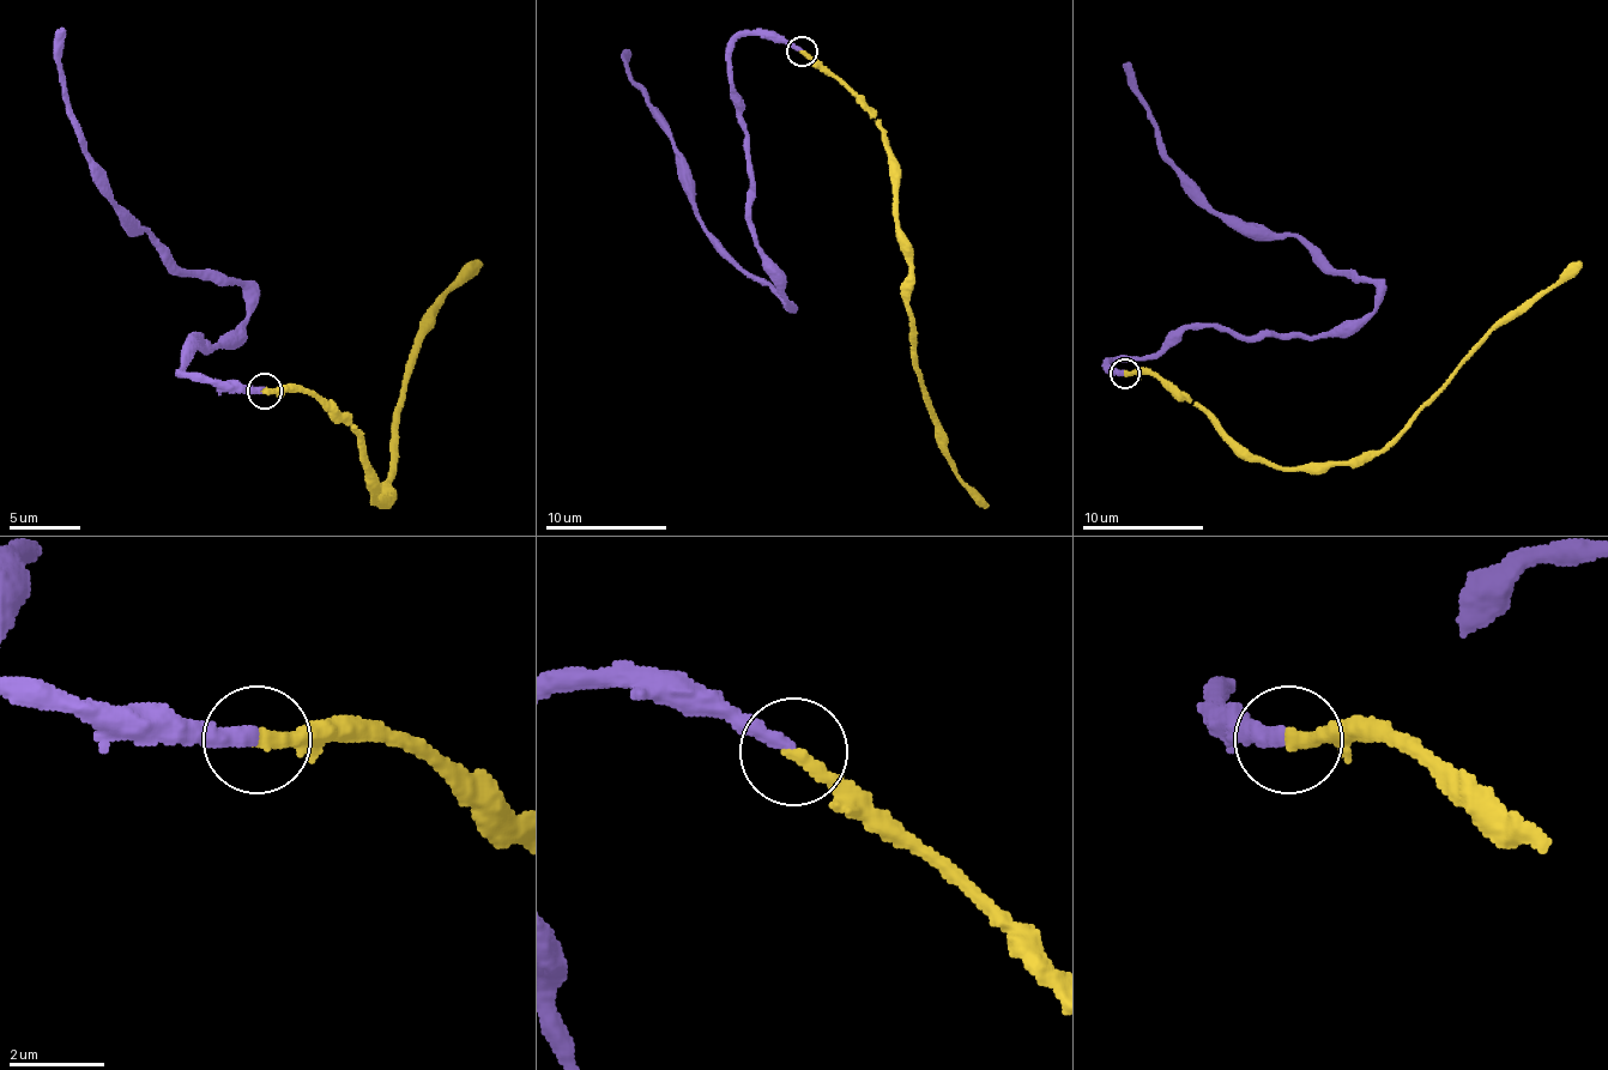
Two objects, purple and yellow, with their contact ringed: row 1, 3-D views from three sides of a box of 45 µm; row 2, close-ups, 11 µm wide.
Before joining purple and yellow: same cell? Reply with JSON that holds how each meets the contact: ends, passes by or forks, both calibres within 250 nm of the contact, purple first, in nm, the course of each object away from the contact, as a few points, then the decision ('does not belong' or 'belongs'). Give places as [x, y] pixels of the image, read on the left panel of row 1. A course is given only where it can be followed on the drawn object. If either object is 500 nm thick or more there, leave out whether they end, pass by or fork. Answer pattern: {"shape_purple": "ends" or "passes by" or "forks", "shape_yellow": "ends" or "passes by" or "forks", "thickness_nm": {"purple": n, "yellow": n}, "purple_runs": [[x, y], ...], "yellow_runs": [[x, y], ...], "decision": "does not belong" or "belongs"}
{"shape_purple": "ends", "shape_yellow": "ends", "thickness_nm": {"purple": 320, "yellow": 320}, "purple_runs": [[264, 390], [182, 373], [246, 291], [189, 277], [115, 203], [62, 29]], "yellow_runs": [[264, 390], [309, 390], [360, 440], [373, 500], [391, 493], [391, 425], [409, 355], [447, 288], [476, 259]], "decision": "belongs"}

